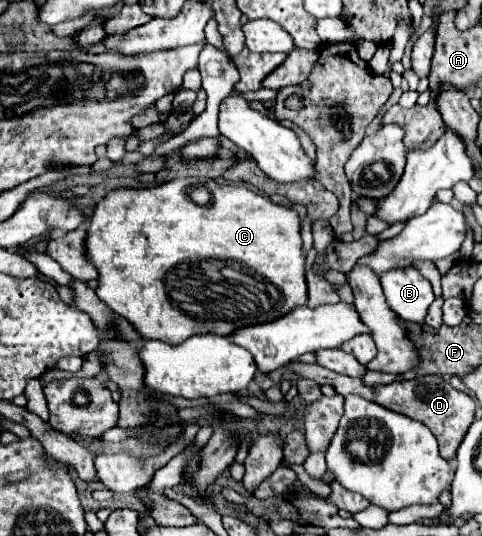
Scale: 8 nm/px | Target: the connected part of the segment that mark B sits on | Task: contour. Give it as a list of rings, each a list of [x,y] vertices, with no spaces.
[[[397,267],[381,275],[381,285],[389,307],[397,317],[413,323],[423,323],[429,305],[433,303],[431,283],[415,267]]]

